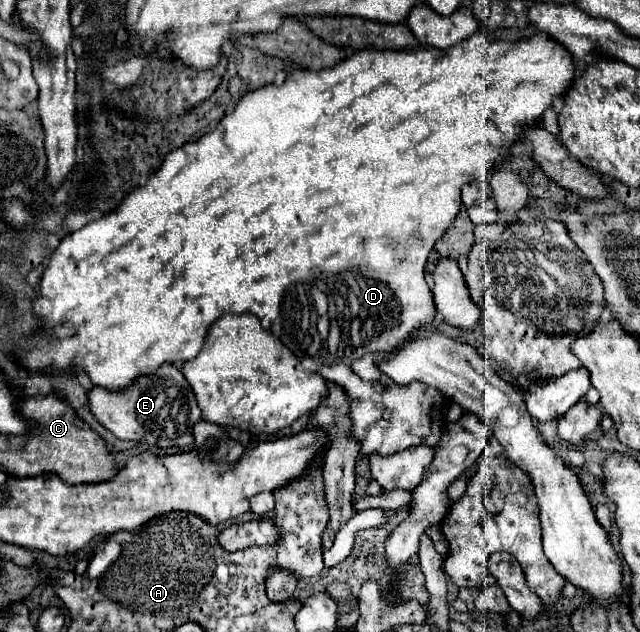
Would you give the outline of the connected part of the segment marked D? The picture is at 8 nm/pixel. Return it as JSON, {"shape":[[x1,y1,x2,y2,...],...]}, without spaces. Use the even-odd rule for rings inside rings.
{"shape":[[528,25,524,29,486,29,480,27,472,37,460,41,458,45,450,49,434,49,434,47,418,47,418,49,364,49,354,53,352,57,342,59,340,63,332,67,324,67,318,71,294,71,288,75,288,79,278,85,266,85,258,87,254,91,248,91,240,97,238,105,226,113,220,119,220,125,206,133,202,139,194,143,184,143,182,147,170,151,164,157,164,165,160,171,148,179,144,187,134,189,112,213,98,221,90,221,78,231,68,233,60,245,52,251,50,261,44,269,42,281,40,281,40,299,34,303,34,313,42,319,44,331,30,341,24,341,16,349,18,365,30,369,30,371,44,371,48,367,54,369,68,369,68,367,84,367,90,381,94,385,102,385,104,389,124,389,128,383,132,383,138,375,156,371,162,363,186,363,192,357,196,357,202,349,202,343,208,335,208,329,212,323,226,315,226,313,252,313,260,317,260,323,264,329,272,331,276,337,282,337,282,343,290,347,290,351,304,363,306,369,320,373,324,379,340,385,348,399,368,399,370,397,370,385,362,381,358,375,352,373,350,365,352,361,364,357,366,353,378,353,386,351,390,353,388,361,380,363,380,369,398,385,408,385,412,381,426,383,440,393,444,393,448,399,464,407,464,411,476,413,490,433,500,441,500,445,506,451,506,457,512,465,528,473,534,493,538,497,540,507,540,519,542,519,542,543,544,553,550,559,550,563,564,575,570,583,576,587,588,591,592,599,596,599,602,605,608,605,612,601,620,601,622,597,622,563,608,539,608,533,604,527,596,521,596,515,592,511,592,505,582,489,580,479,576,473,568,467,564,459,560,459,544,441,542,433,532,425,532,419,524,405,524,395,520,389,516,389,512,383,504,381,480,353,466,343,458,343,450,337,444,337,440,333,426,333,428,337,412,341,412,329,418,329,422,325,432,325,432,319,436,315,432,291,424,279,424,265,426,259,434,247,434,243,444,235,444,231,452,225,456,219,462,199,460,191,466,183,484,183,488,175,492,173,496,161,500,157,510,155,510,147,520,141,526,127,534,127,540,123,546,109,552,107,554,97,562,97,568,93,568,89,574,83,574,61,572,55,554,41,548,33,542,29,536,29,534,25],[316,287,326,295,328,299,328,321,318,321,316,313]]}

